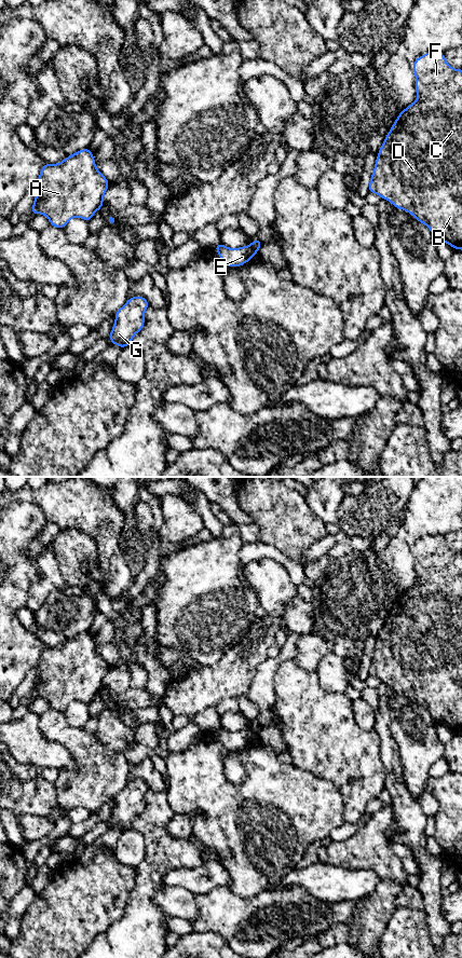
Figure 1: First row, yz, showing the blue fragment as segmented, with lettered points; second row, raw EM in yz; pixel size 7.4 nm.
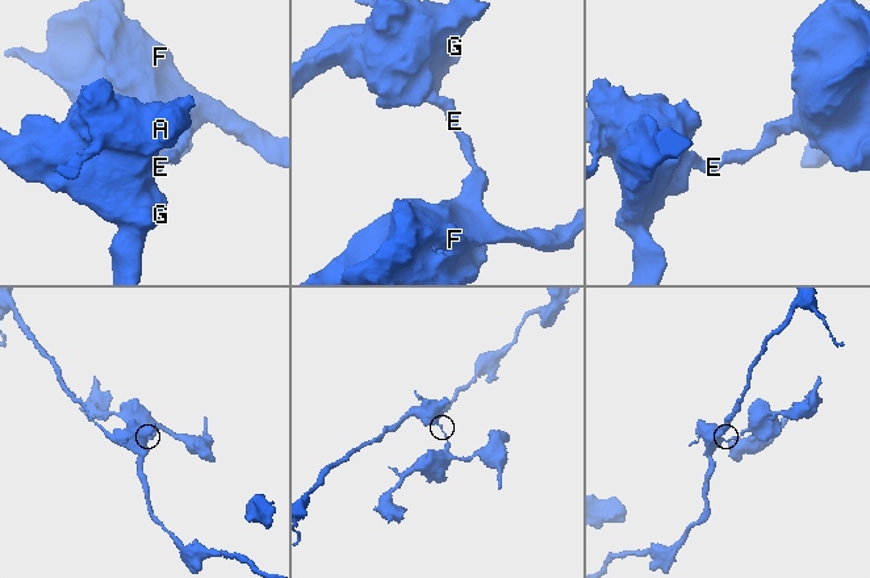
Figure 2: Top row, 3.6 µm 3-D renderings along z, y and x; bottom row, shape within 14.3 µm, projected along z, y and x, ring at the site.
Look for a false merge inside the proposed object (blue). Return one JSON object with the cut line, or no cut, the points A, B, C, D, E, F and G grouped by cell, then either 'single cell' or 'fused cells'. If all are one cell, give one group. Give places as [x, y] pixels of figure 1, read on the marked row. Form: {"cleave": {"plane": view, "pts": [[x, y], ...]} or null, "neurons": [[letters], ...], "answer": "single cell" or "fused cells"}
{"cleave": {"plane": "yz", "pts": [[249, 245], [256, 251]]}, "neurons": [["A", "E", "G"], ["B", "C", "D", "F"]], "answer": "fused cells"}

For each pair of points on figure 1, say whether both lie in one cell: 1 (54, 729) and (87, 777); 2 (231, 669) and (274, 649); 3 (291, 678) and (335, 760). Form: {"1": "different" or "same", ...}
{"1": "same", "2": "different", "3": "same"}

